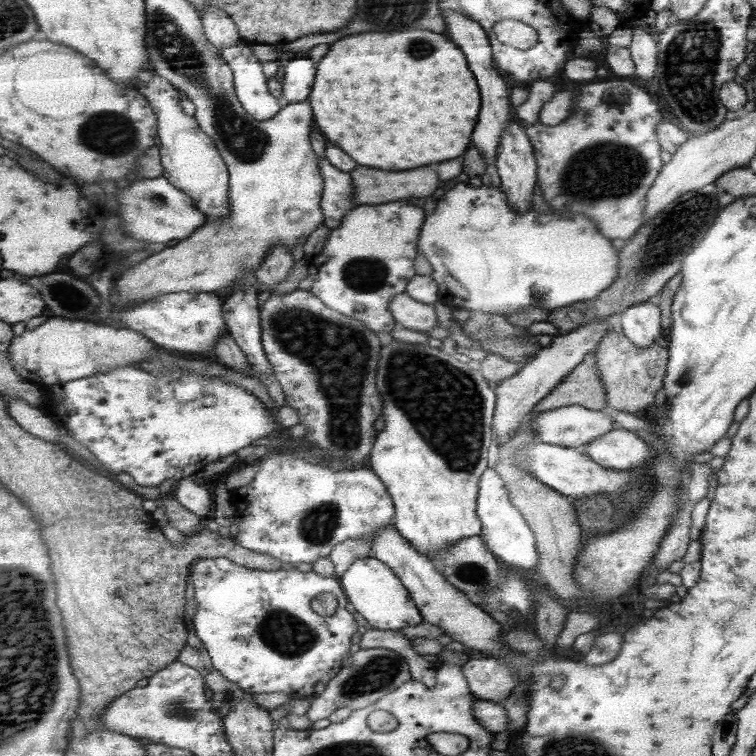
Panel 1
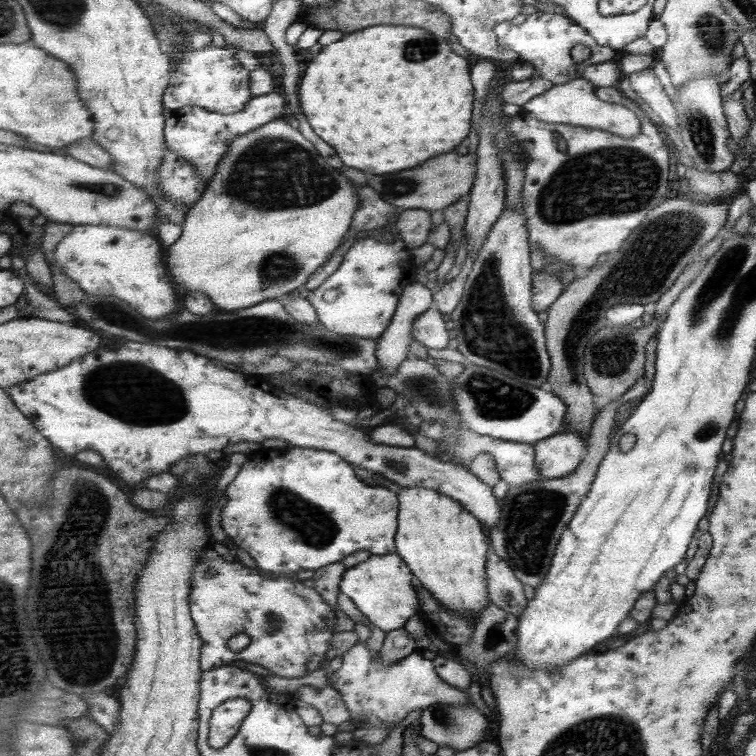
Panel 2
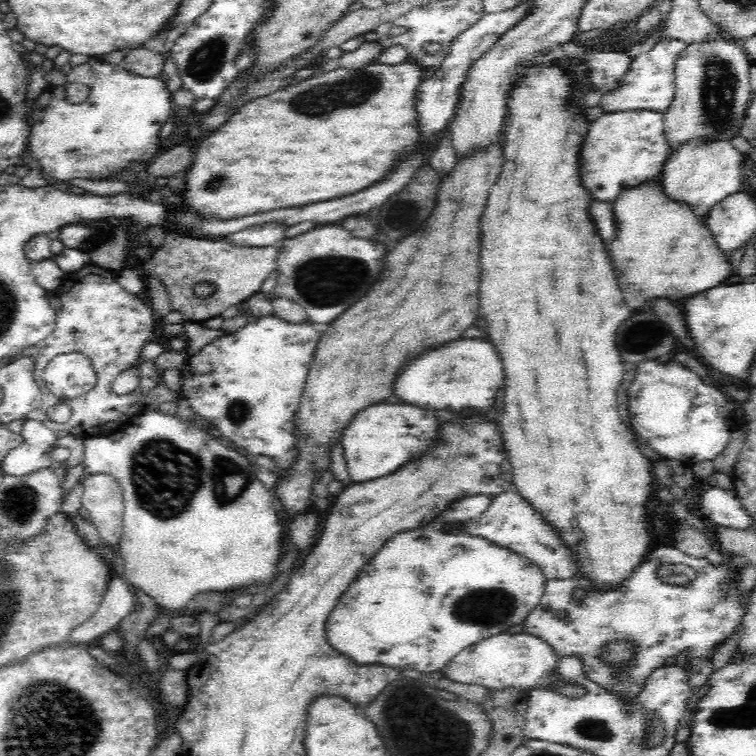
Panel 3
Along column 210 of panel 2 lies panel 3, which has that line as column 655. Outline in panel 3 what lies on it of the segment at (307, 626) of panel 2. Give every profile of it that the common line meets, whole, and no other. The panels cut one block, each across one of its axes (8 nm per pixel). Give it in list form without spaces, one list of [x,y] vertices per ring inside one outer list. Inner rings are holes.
[[[670,543],[660,544],[650,553],[644,566],[638,568],[636,578],[632,578],[624,588],[612,592],[595,592],[588,588],[590,583],[585,578],[570,577],[567,579],[547,579],[544,585],[539,603],[526,615],[522,624],[522,632],[532,634],[541,638],[547,645],[550,645],[556,658],[576,657],[582,663],[585,675],[606,690],[616,689],[620,693],[629,695],[640,694],[640,690],[645,686],[645,680],[651,672],[662,668],[666,664],[668,657],[675,657],[685,653],[687,660],[691,660],[692,655],[700,657],[710,657],[730,638],[736,628],[742,623],[743,614],[749,603],[749,595],[741,594],[737,590],[736,569],[721,562],[718,565],[712,564],[706,557],[696,558],[688,556],[681,550],[674,548]],[[662,564],[686,564],[696,572],[694,580],[687,585],[674,585],[664,583],[658,577],[656,571]],[[576,590],[585,590],[582,598],[576,598]],[[728,591],[728,594],[725,592]],[[558,612],[564,612],[564,618],[558,618]],[[610,639],[633,639],[640,645],[638,657],[625,667],[625,674],[617,674],[607,665],[607,662],[599,660],[597,654],[603,643]]]

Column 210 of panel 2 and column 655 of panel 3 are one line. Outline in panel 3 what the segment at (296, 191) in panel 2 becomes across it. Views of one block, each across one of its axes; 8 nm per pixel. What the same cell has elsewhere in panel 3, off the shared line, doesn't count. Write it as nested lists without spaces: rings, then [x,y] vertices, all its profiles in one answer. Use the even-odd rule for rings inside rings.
[[[658,178],[624,190],[613,202],[619,234],[610,254],[614,266],[621,271],[616,271],[618,284],[631,310],[644,308],[646,302],[656,298],[688,298],[716,288],[737,274],[737,265],[716,245],[702,219],[681,202],[666,198]]]

